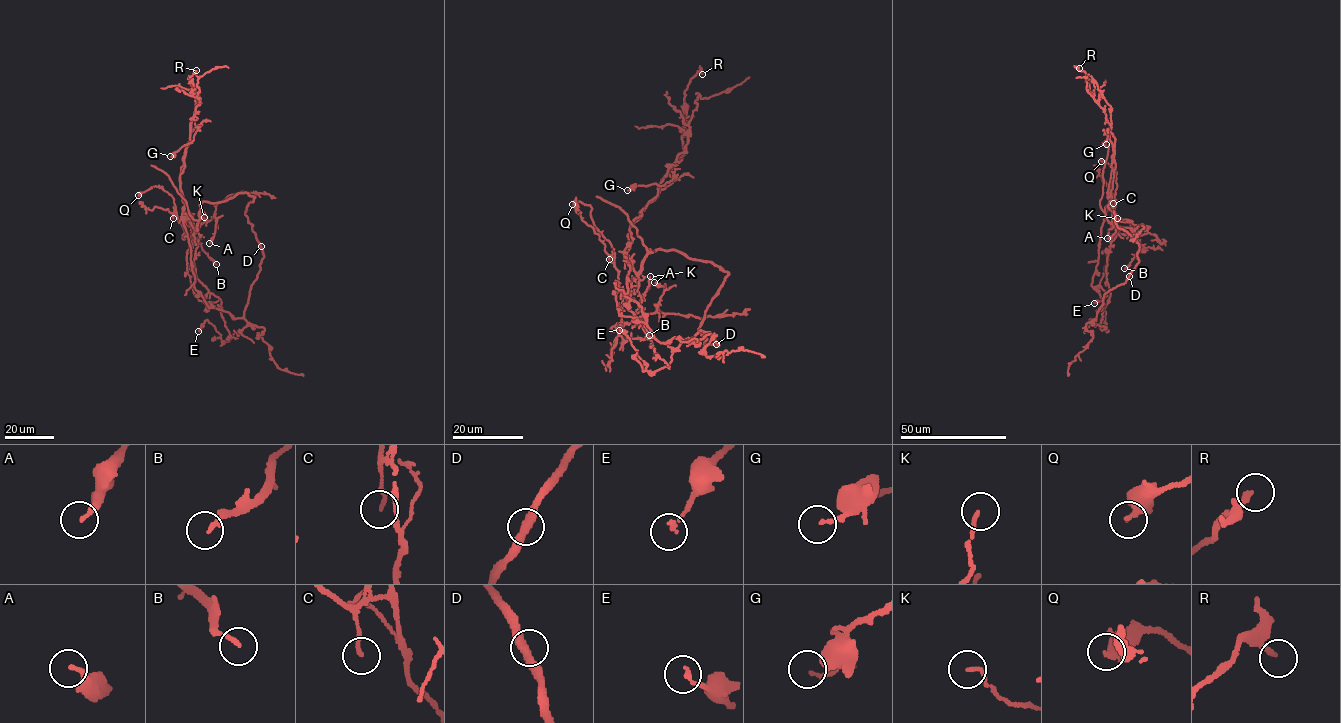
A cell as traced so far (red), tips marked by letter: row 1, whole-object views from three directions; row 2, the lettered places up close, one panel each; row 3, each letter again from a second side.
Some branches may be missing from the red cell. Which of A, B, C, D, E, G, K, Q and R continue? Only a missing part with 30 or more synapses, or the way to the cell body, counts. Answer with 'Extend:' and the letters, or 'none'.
Extend: none

